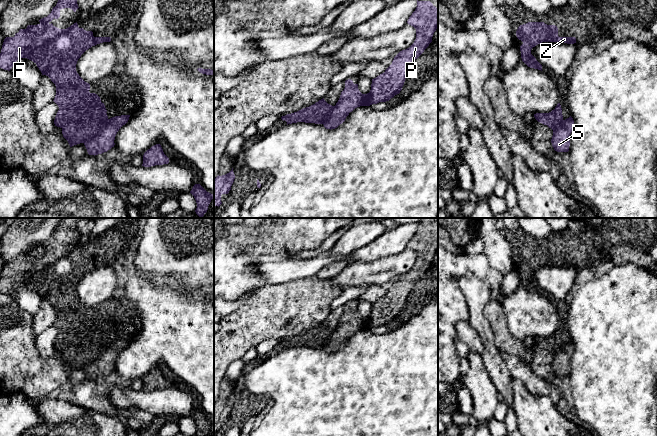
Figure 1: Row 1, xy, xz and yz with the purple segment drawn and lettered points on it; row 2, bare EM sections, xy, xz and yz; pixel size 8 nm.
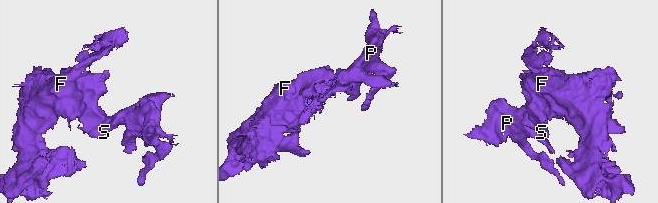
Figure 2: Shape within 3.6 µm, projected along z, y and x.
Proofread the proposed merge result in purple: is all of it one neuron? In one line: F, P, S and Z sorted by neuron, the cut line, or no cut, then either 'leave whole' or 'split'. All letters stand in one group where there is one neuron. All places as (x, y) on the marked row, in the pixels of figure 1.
F Z / P S; cut in xy along (108, 119), (95, 135), (82, 142); split

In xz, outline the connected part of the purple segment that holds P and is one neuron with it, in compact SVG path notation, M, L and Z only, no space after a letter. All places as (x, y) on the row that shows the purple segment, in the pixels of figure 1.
M417 0L417 7L407 23L416 29L414 43L400 51L384 73L372 79L369 93L362 94L358 84L354 84L351 79L346 80L338 102L322 123L326 129L337 128L357 107L386 102L400 93L412 63L432 42L433 34L438 28L438 8L430 1Z

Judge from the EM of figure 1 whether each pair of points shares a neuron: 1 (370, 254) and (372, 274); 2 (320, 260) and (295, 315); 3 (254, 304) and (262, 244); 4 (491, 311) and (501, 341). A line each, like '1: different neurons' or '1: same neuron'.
1: different neurons
2: different neurons
3: different neurons
4: same neuron

